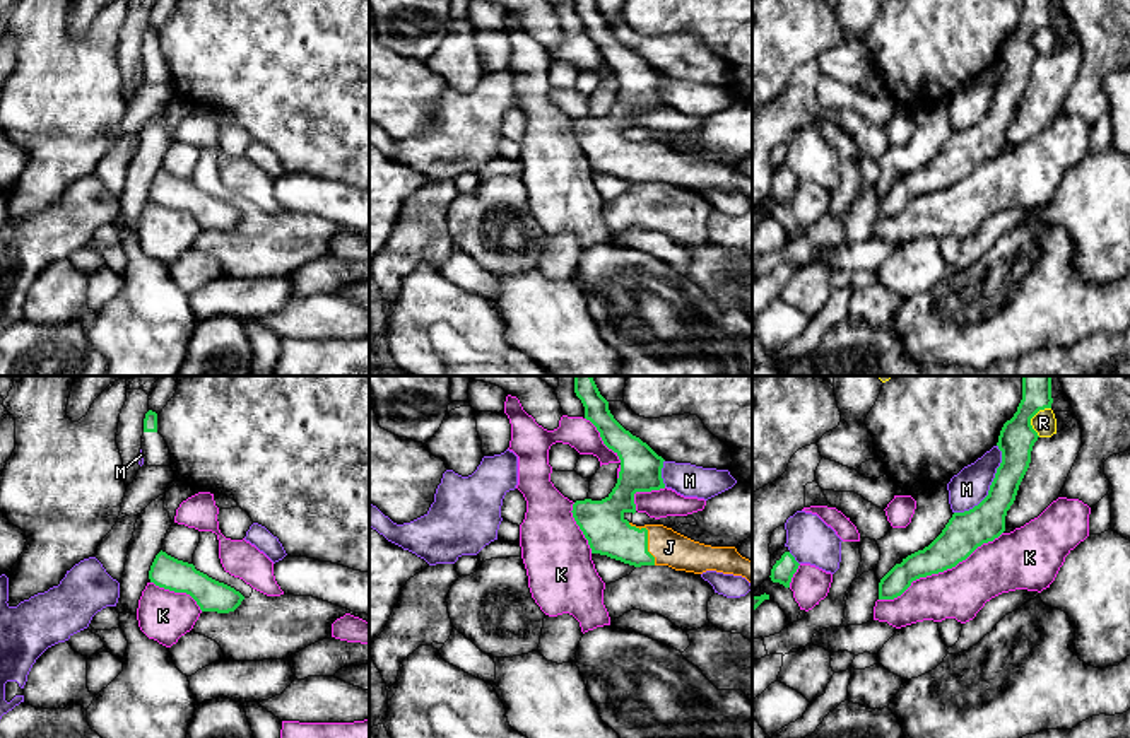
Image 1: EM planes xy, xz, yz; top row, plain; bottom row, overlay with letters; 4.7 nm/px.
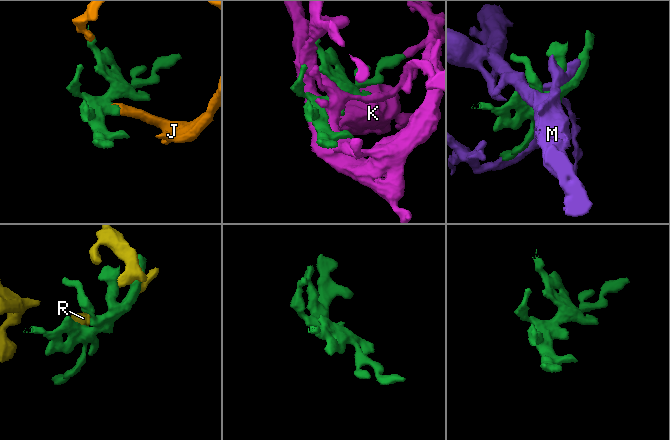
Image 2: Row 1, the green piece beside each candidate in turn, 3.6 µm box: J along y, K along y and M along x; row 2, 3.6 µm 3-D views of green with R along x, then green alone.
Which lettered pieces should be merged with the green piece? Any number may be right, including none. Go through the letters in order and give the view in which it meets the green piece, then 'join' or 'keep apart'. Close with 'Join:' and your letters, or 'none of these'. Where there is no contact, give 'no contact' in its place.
J: meets green in xz; join
K: meets green in yz; keep apart
M: meets green in yz; keep apart
R: meets green in yz; keep apart
Join: J

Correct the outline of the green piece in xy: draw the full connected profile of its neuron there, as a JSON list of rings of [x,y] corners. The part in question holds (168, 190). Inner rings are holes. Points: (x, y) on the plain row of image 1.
[[[159,169],[150,183],[149,196],[159,205],[190,212],[202,229],[234,229],[244,214],[195,186],[193,181]]]

